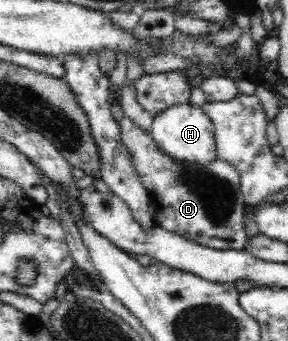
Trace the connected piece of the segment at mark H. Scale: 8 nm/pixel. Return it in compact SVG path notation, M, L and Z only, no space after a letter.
M173 105L153 118L150 134L159 151L177 163L187 163L188 165L197 163L201 167L206 167L218 158L213 124L199 106Z

